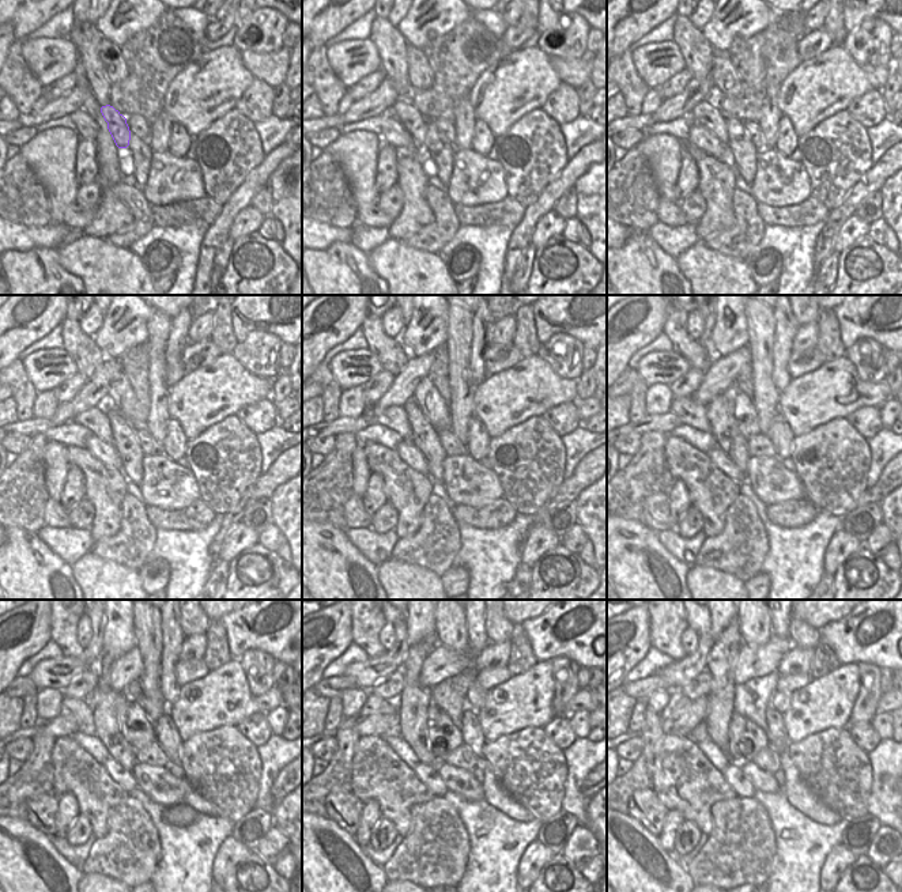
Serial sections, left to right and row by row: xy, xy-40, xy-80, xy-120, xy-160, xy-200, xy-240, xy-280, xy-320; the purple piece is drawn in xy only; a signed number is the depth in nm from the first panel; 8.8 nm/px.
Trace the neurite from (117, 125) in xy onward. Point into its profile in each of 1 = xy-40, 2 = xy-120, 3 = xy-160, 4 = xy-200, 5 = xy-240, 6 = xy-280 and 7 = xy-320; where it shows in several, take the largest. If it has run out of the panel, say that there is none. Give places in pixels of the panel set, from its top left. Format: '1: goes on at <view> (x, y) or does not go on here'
1: goes on at xy-40 (410, 117)
2: goes on at xy-120 (95, 419)
3: goes on at xy-160 (395, 418)
4: goes on at xy-200 (690, 412)
5: goes on at xy-240 (79, 710)
6: goes on at xy-280 (374, 705)
7: goes on at xy-320 (678, 702)

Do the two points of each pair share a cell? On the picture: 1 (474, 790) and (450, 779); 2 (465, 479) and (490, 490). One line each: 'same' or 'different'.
1: same
2: same

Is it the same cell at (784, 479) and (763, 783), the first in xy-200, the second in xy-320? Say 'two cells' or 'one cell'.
one cell

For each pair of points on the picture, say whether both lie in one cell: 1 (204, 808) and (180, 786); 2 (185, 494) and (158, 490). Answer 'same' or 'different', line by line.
1: different
2: same

